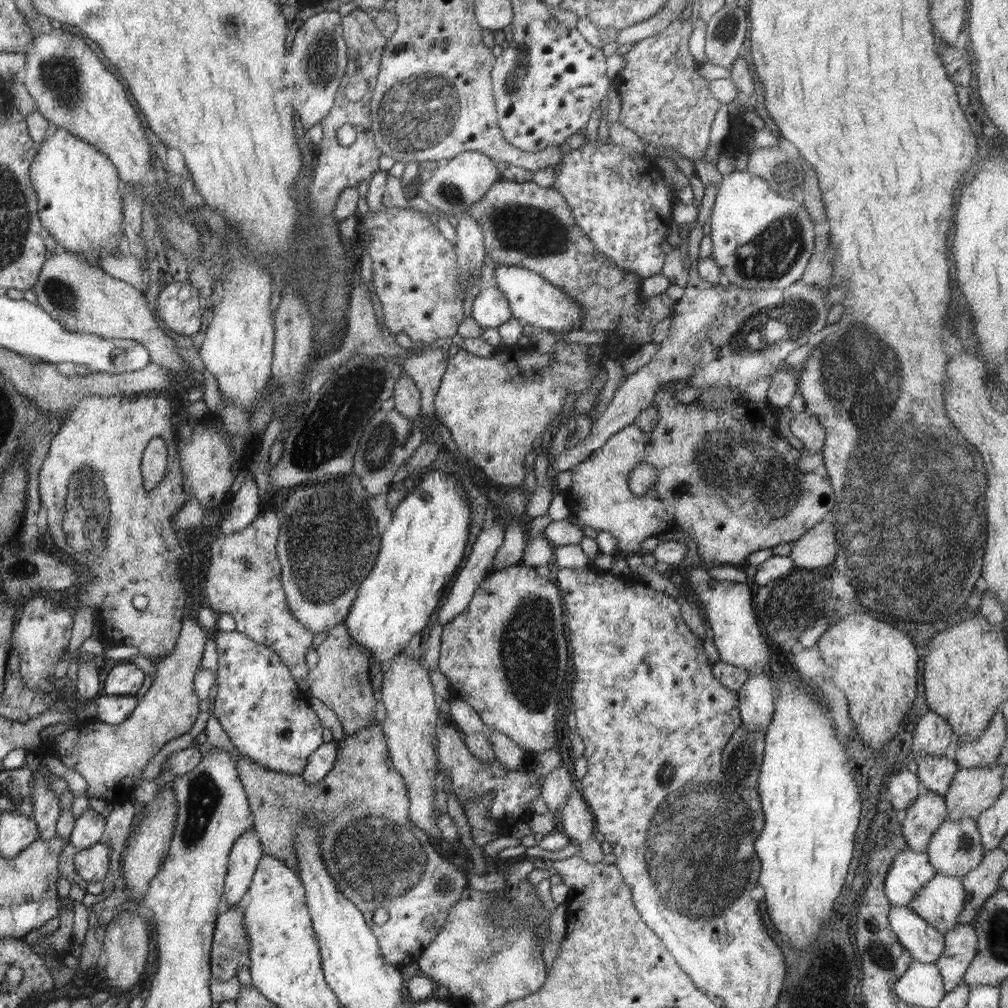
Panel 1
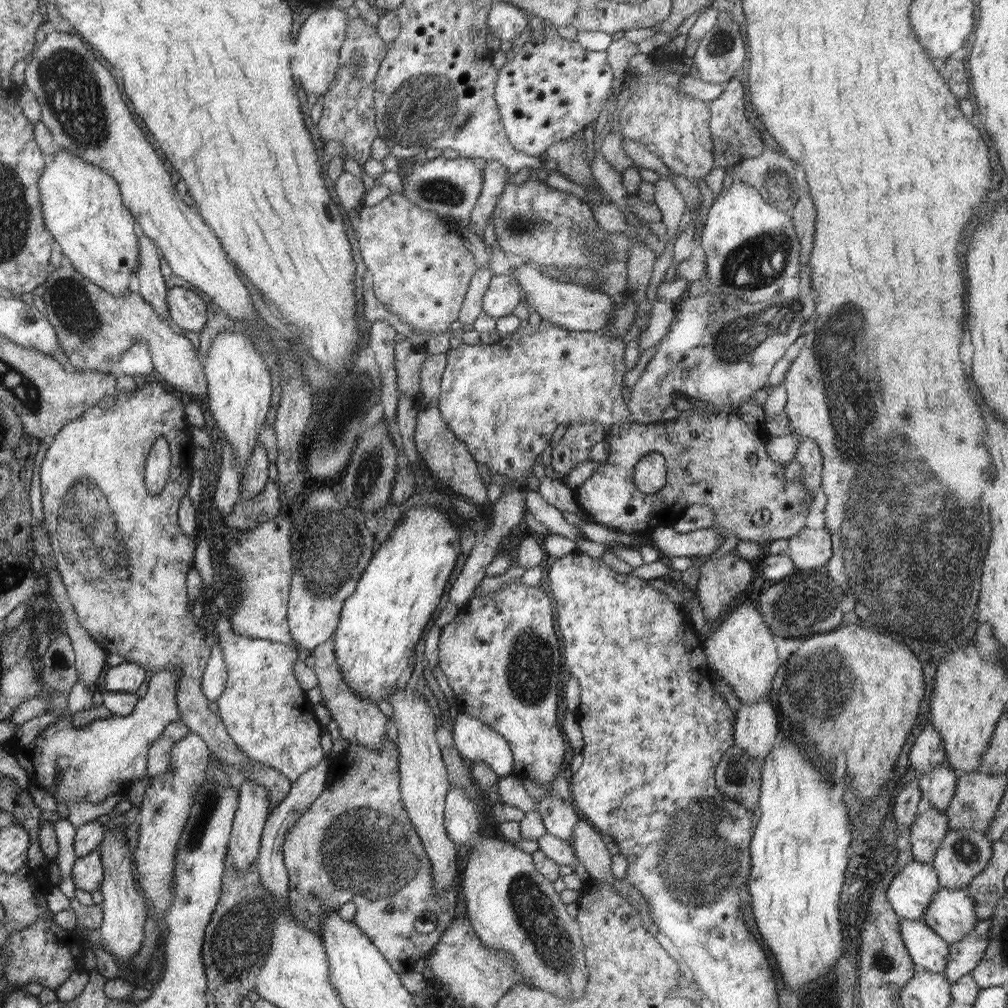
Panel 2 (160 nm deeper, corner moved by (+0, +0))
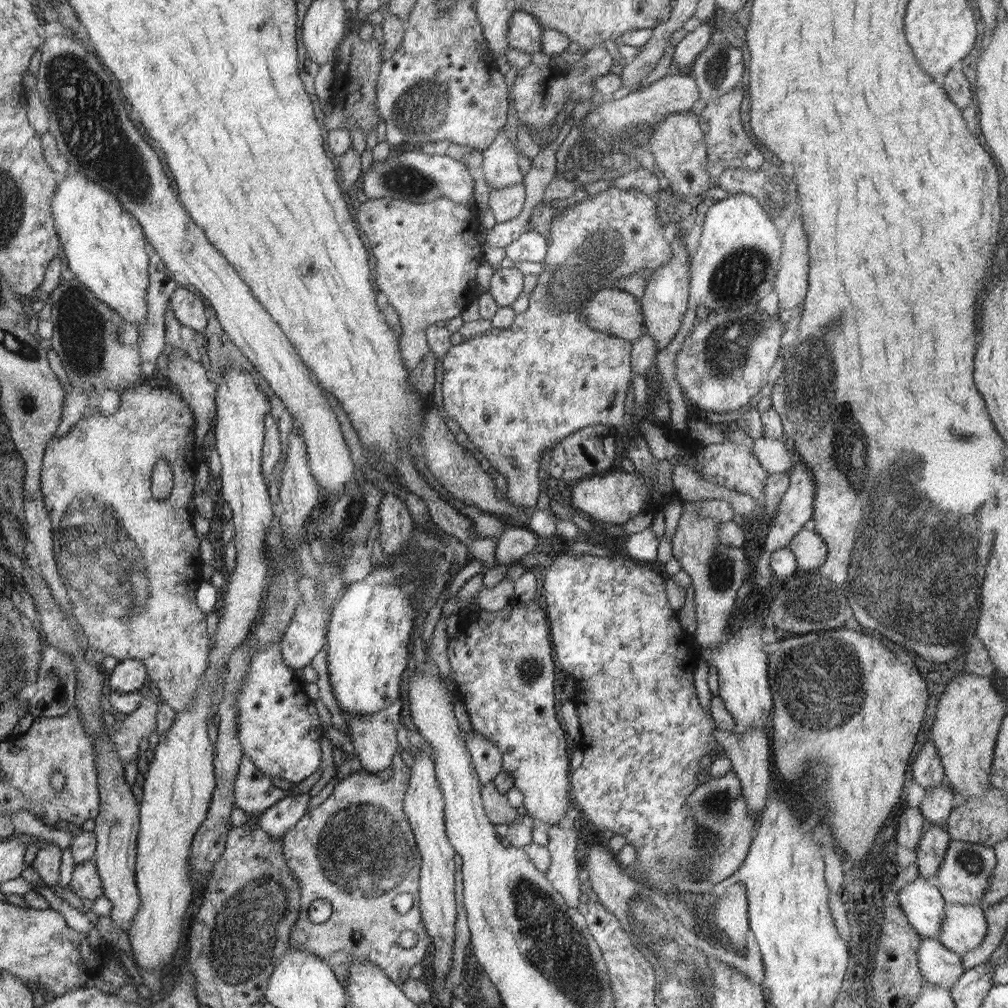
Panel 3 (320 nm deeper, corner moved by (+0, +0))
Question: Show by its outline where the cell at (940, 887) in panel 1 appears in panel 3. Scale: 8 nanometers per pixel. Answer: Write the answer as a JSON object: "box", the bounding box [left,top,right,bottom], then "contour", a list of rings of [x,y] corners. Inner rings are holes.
{"box":[939,903,987,958],"contour":[[[945,903],[939,941],[961,958],[978,948],[987,933],[983,907],[978,904]]]}

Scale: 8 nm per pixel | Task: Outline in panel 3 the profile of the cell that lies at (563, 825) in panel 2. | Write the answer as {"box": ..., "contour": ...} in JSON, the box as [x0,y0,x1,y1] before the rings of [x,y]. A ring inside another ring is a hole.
{"box":[546,823,580,908],"contour":[[[562,823],[550,824],[547,833],[551,853],[551,863],[546,878],[559,892],[568,906],[576,908],[580,902],[580,880],[578,879],[579,864],[576,859],[578,831],[574,827],[564,827]]]}

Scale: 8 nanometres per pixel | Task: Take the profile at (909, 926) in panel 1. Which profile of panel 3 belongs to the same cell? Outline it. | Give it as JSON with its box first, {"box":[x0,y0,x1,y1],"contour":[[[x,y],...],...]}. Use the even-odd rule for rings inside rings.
{"box":[919,936,965,991],"contour":[[[919,936],[919,969],[924,980],[950,991],[965,971],[962,958],[939,940]]]}

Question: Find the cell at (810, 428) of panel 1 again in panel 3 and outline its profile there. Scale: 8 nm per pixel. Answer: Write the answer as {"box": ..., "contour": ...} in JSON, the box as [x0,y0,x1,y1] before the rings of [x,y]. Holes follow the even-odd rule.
{"box":[762,459,817,552],"contour":[[[795,459],[789,477],[789,487],[763,539],[762,550],[768,552],[786,548],[813,515],[814,489],[817,484],[814,484],[805,462]]]}

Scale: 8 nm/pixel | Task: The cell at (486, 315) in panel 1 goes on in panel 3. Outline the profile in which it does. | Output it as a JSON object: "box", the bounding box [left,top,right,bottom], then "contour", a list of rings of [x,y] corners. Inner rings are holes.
{"box":[489,267,523,307],"contour":[[[500,267],[490,279],[489,290],[498,307],[512,306],[520,296],[523,274],[516,267]]]}

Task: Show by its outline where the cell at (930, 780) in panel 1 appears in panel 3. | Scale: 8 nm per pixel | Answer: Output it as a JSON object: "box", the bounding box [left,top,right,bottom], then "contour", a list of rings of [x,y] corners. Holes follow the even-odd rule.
{"box":[919,780,954,826],"contour":[[[945,780],[940,786],[925,791],[925,796],[919,806],[920,813],[928,824],[945,826],[953,810],[952,801],[954,796],[950,784]]]}

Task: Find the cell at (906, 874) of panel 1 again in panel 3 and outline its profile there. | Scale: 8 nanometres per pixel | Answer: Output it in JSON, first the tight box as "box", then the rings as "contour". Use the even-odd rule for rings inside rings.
{"box":[898,876,945,940],"contour":[[[916,876],[915,879],[900,889],[898,900],[906,920],[915,928],[919,936],[939,940],[942,923],[944,923],[945,900],[938,885],[928,878]]]}

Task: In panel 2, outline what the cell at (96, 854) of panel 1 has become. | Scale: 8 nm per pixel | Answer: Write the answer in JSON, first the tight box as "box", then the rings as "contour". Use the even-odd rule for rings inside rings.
{"box":[71,850,105,893],"contour":[[[96,850],[90,855],[76,859],[71,870],[71,878],[75,886],[91,893],[101,888],[101,883],[105,878],[104,872],[100,850]]]}

